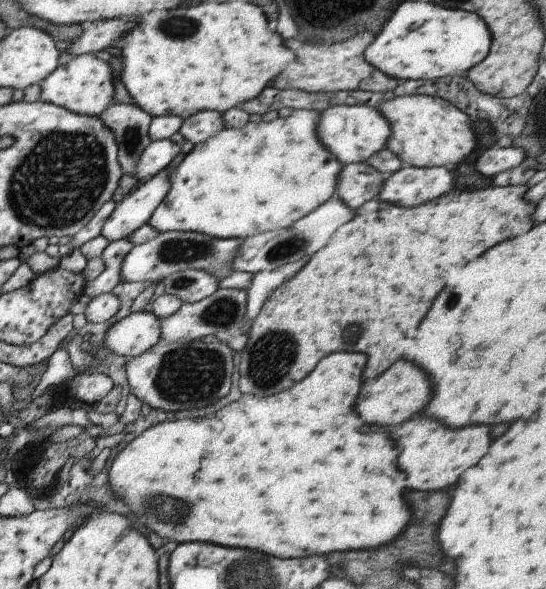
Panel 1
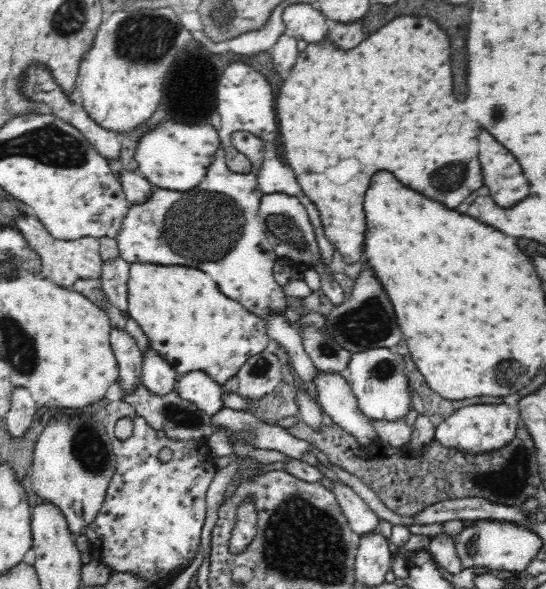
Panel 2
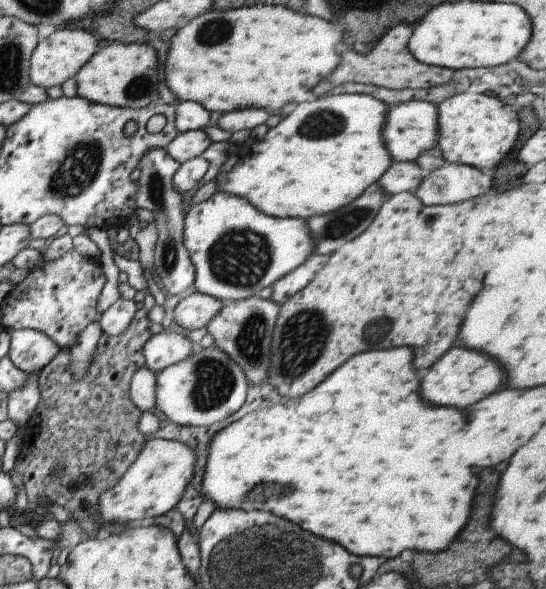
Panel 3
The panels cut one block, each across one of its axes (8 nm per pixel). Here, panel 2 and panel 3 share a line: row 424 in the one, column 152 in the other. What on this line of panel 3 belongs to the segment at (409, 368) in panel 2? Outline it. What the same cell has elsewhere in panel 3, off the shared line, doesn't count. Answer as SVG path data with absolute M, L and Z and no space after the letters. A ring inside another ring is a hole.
M249 384L249 388L247 388L247 400L243 402L243 406L237 410L237 414L231 414L231 418L227 418L225 422L221 422L221 424L217 424L217 426L205 426L205 428L191 428L191 426L177 426L177 424L173 424L173 422L169 422L169 424L165 424L163 426L163 430L159 430L159 432L153 432L153 434L149 434L147 438L145 438L145 442L143 442L143 446L147 444L147 440L151 440L151 438L163 438L163 440L179 440L179 442L183 442L183 444L187 444L189 448L193 448L193 452L197 454L197 466L195 466L195 480L191 480L189 482L189 486L187 486L187 490L185 490L185 494L183 494L183 498L179 500L179 504L175 506L175 510L185 518L185 528L187 526L191 526L191 520L193 520L193 516L195 516L195 510L199 508L199 504L201 504L201 500L203 500L203 492L201 492L201 486L203 486L203 476L205 476L205 464L207 464L207 456L209 456L209 446L211 446L211 442L213 442L213 438L215 438L215 434L219 432L219 430L223 430L223 428L227 428L227 424L235 424L237 420L241 420L245 414L251 414L251 412L257 412L257 410L263 410L263 408L269 408L269 406L277 406L279 402L283 402L283 398L281 398L281 394L275 390L275 388L271 388L271 386L261 386L261 388L253 388L253 384Z

